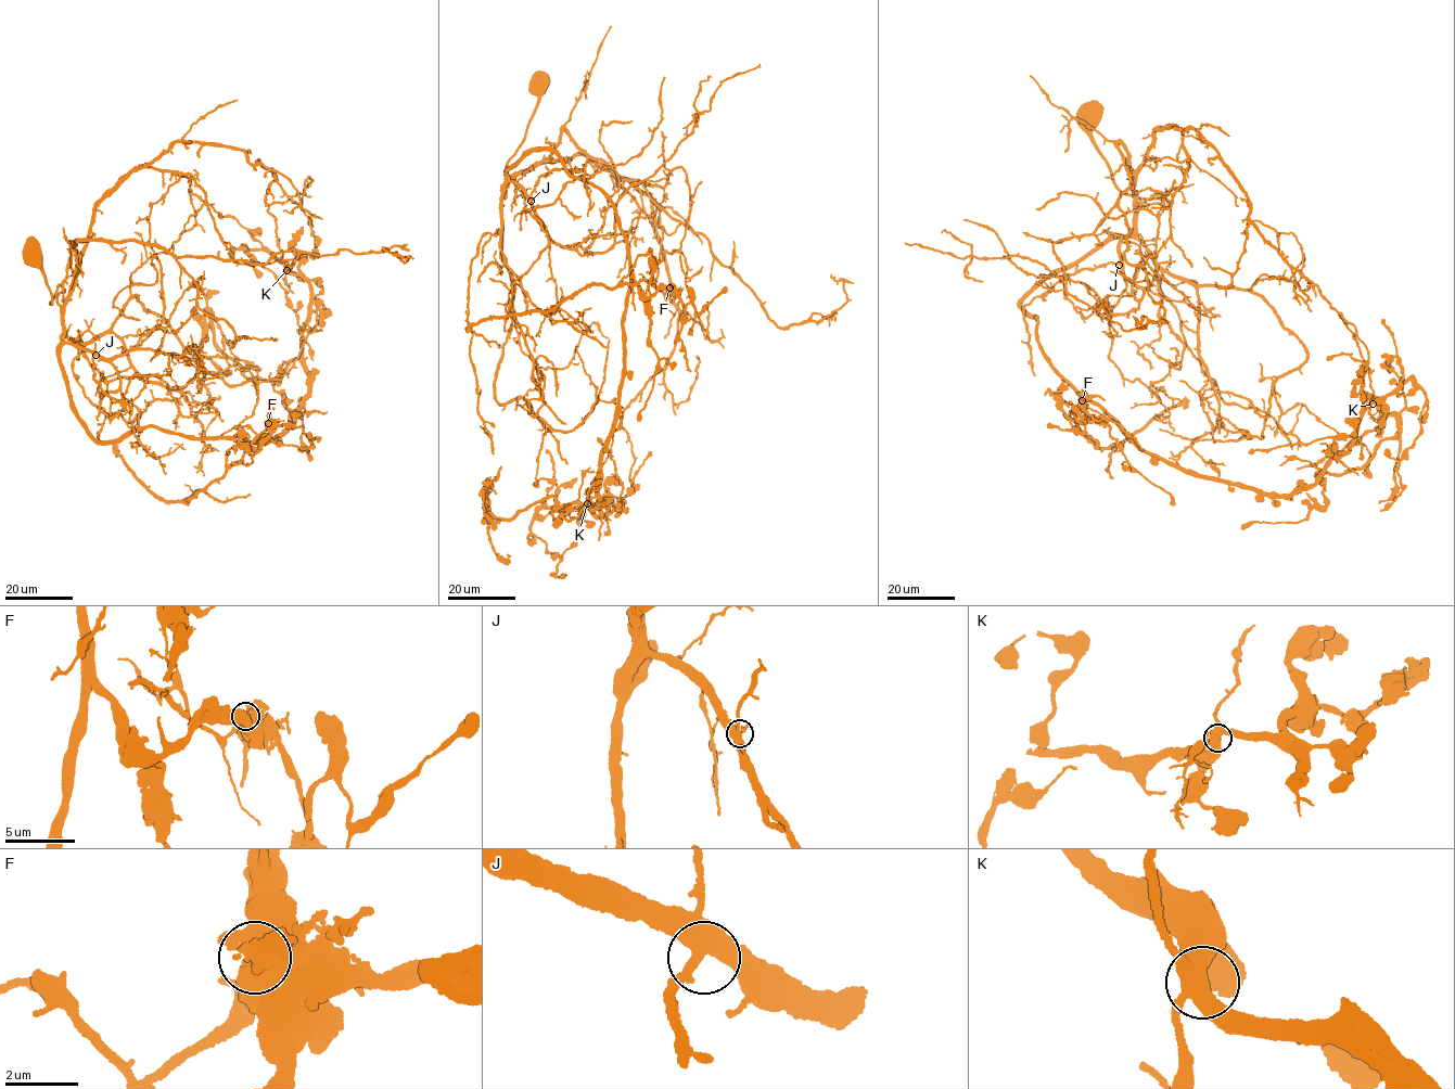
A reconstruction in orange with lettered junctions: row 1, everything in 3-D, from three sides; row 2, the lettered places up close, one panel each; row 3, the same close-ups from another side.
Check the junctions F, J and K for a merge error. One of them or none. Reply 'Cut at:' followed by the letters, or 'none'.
Cut at: none

